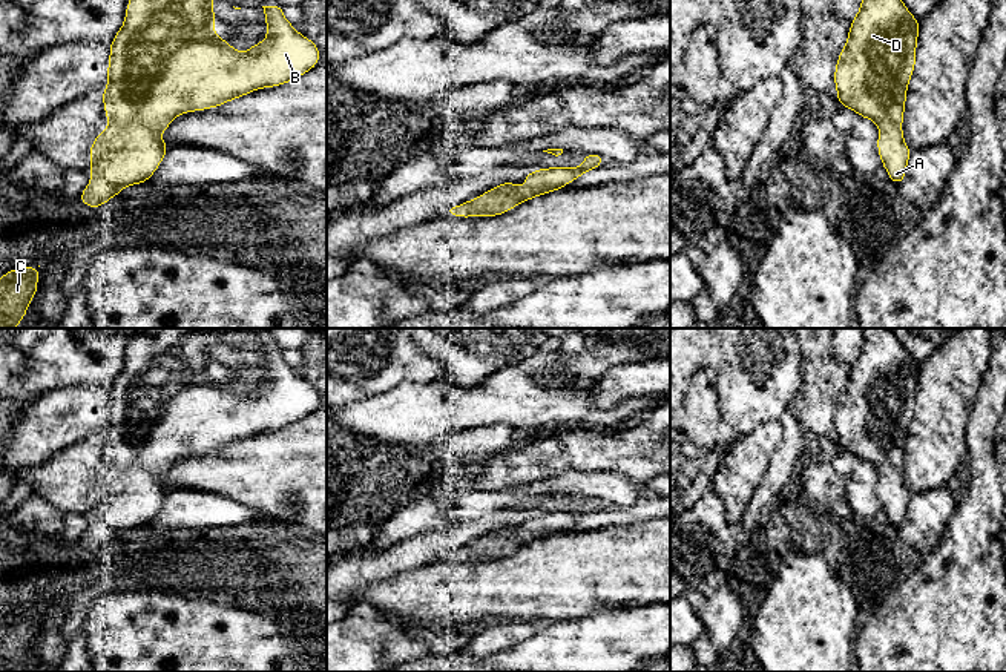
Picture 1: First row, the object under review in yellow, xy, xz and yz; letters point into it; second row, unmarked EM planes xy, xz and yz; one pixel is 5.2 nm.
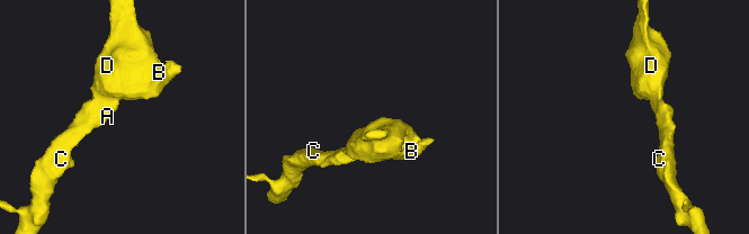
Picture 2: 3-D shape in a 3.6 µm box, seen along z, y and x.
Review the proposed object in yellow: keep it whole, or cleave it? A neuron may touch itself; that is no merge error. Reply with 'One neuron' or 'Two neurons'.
One neuron

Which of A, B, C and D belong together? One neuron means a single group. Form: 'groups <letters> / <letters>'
groups A B C D

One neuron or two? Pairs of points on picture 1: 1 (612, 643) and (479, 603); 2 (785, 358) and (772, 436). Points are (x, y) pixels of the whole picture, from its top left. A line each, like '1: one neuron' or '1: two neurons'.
1: two neurons
2: two neurons

